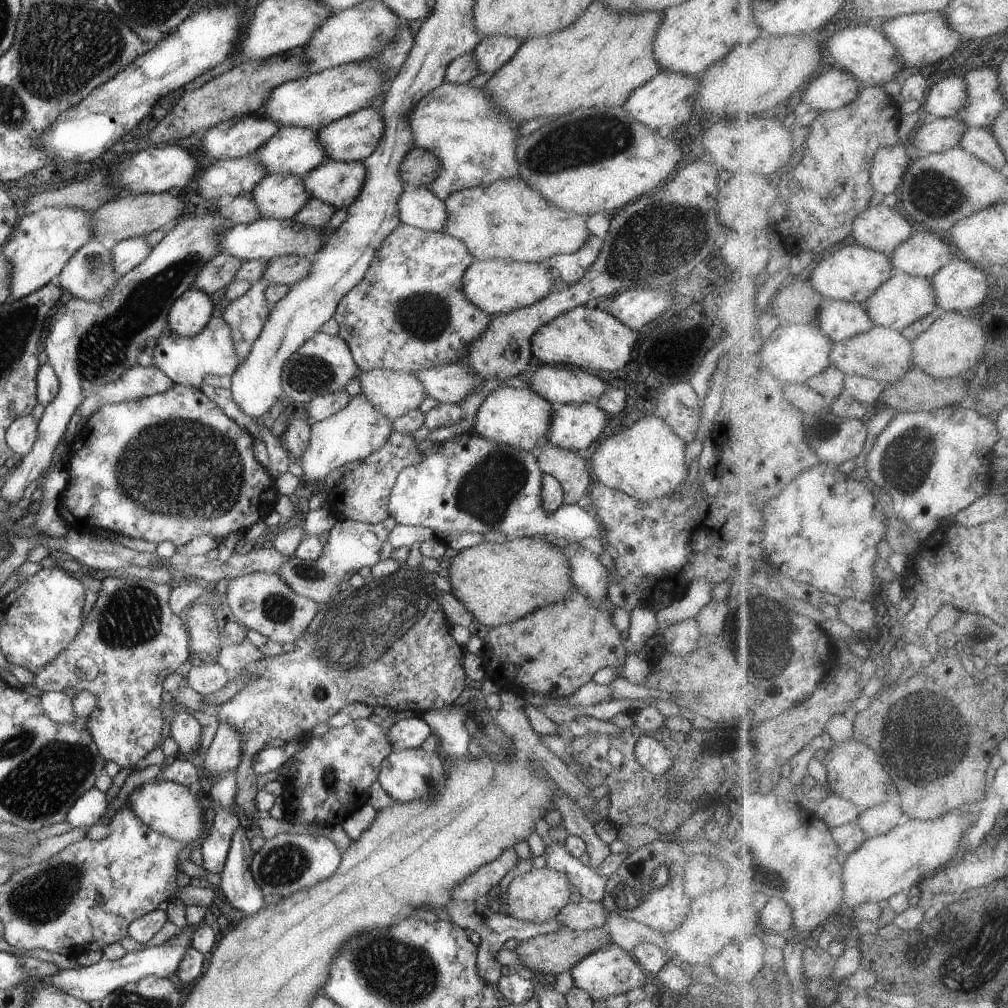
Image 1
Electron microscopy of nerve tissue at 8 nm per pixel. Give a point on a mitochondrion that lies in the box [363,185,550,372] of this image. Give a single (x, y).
(425, 317)

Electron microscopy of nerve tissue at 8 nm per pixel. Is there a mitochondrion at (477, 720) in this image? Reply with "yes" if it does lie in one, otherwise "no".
yes

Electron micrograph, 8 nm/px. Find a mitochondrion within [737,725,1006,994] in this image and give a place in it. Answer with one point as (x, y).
(971, 975)

